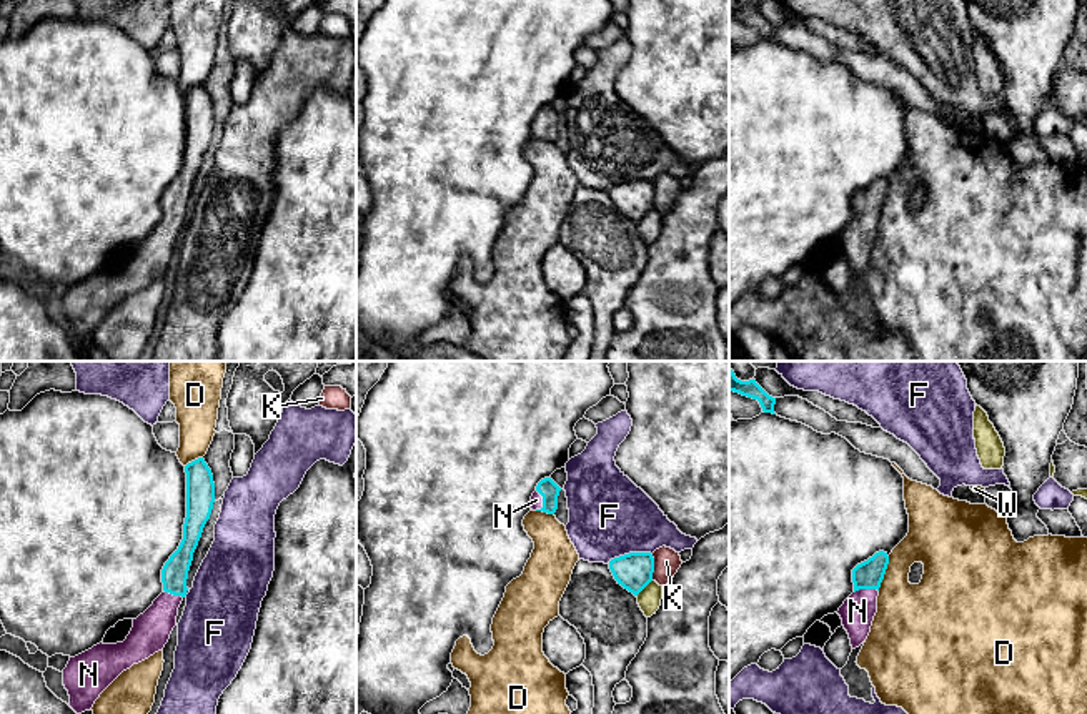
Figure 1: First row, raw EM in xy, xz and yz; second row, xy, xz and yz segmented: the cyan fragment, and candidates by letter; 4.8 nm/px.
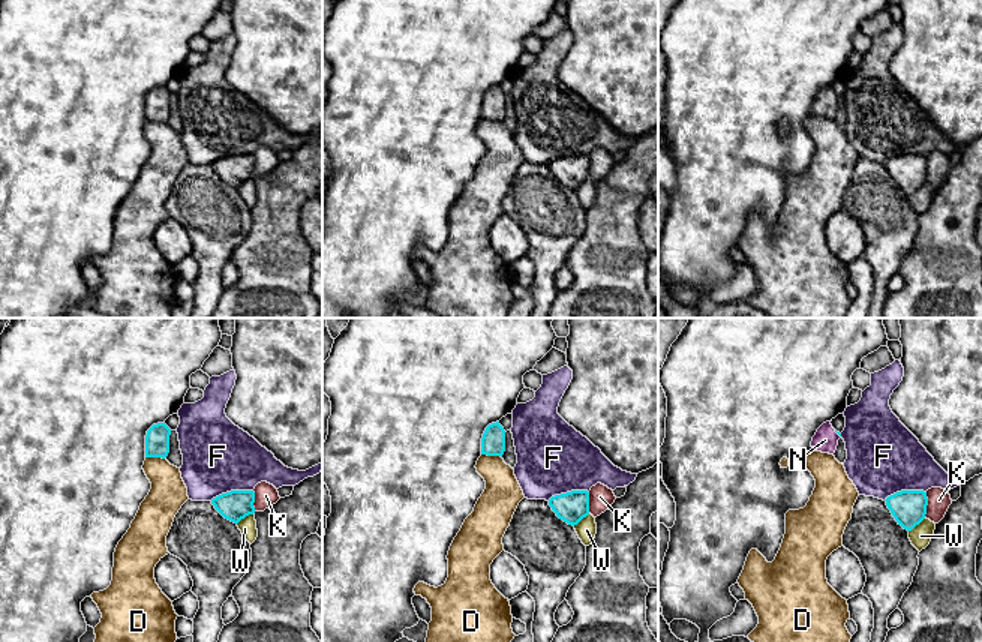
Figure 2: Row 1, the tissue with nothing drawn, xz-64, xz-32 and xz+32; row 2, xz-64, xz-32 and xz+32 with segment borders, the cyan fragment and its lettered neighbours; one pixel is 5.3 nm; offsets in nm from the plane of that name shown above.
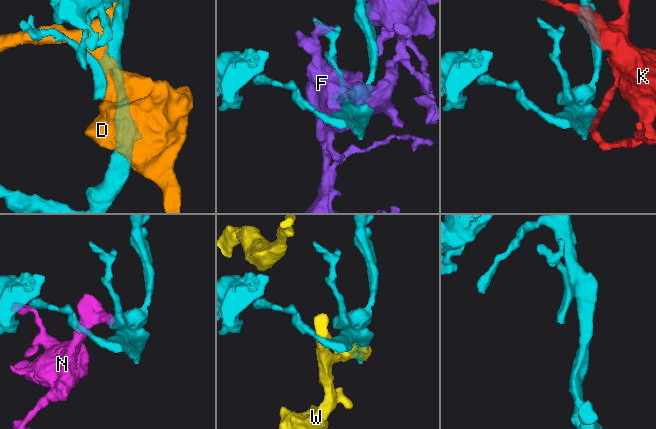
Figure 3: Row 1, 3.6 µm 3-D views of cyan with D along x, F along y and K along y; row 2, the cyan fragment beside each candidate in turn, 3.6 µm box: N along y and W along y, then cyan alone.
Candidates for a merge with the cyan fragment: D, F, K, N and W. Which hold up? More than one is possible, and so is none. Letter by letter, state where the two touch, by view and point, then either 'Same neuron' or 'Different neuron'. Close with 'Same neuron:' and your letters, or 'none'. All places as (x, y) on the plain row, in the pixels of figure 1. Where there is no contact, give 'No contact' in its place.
D: Touches cyan at yz (884, 200). Different neuron
F: Touches cyan at xz (630, 180). Different neuron
K: Touches cyan at xz (653, 195). Different neuron
N: Touches cyan at yz (866, 215). Same neuron
W: Touches cyan at xz (645, 213). Different neuron
Same neuron: N

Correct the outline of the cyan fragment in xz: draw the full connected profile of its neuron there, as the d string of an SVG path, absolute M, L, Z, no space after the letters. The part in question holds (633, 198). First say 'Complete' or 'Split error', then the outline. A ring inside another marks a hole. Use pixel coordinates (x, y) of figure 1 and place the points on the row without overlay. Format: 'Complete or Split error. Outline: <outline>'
Complete. Outline: M629 180L611 186L609 196L618 211L638 223L653 208L654 185L651 180Z

